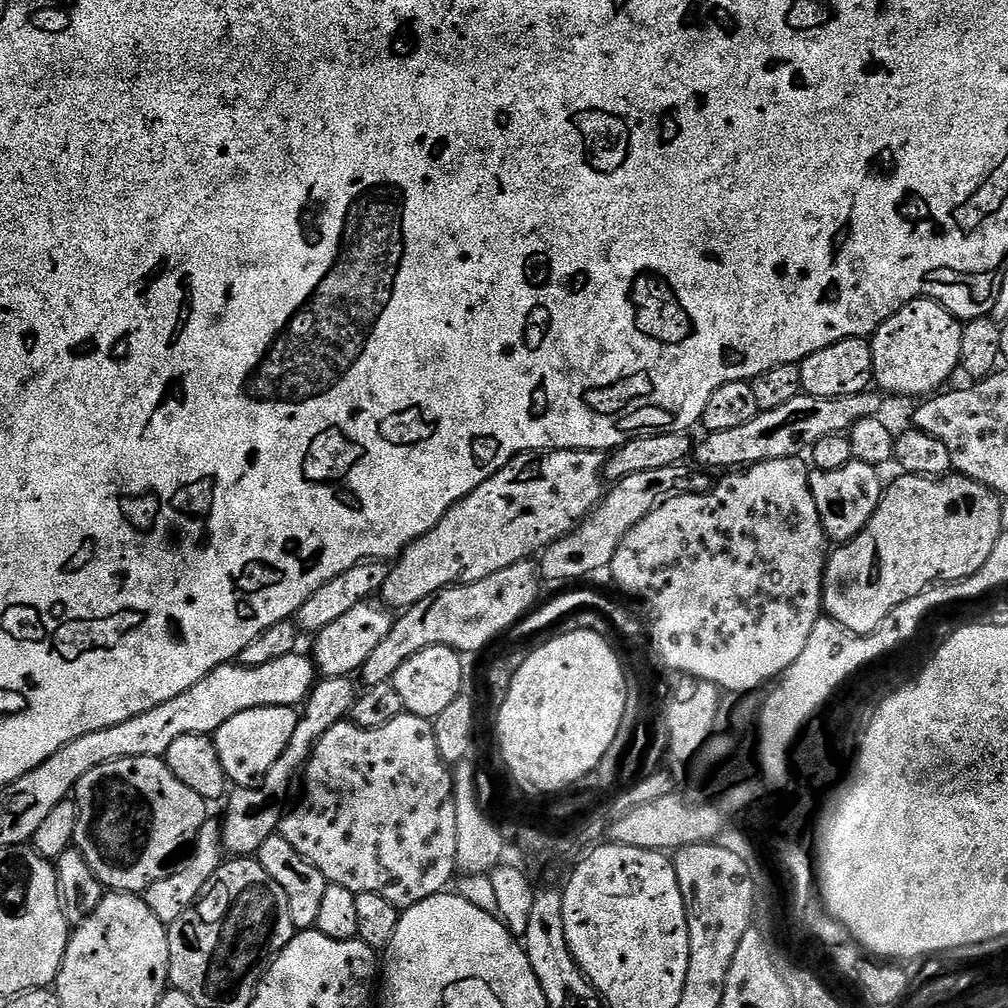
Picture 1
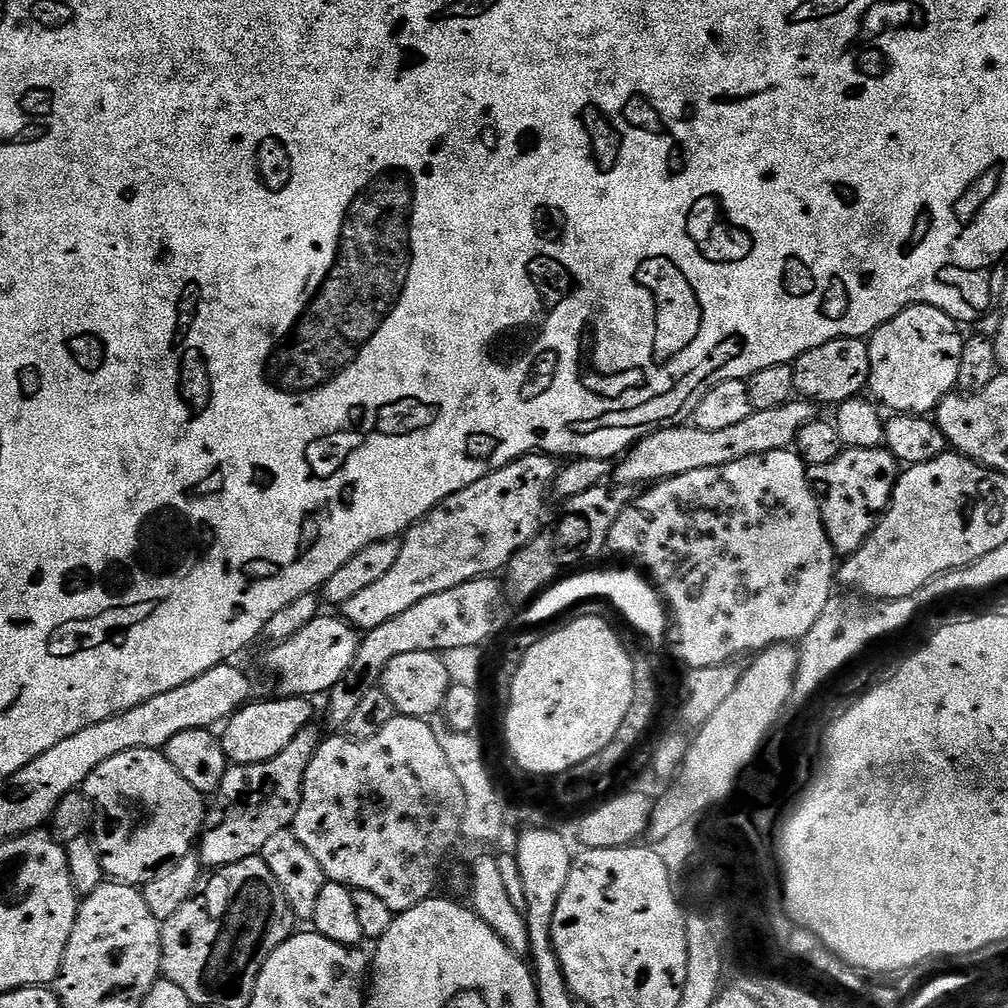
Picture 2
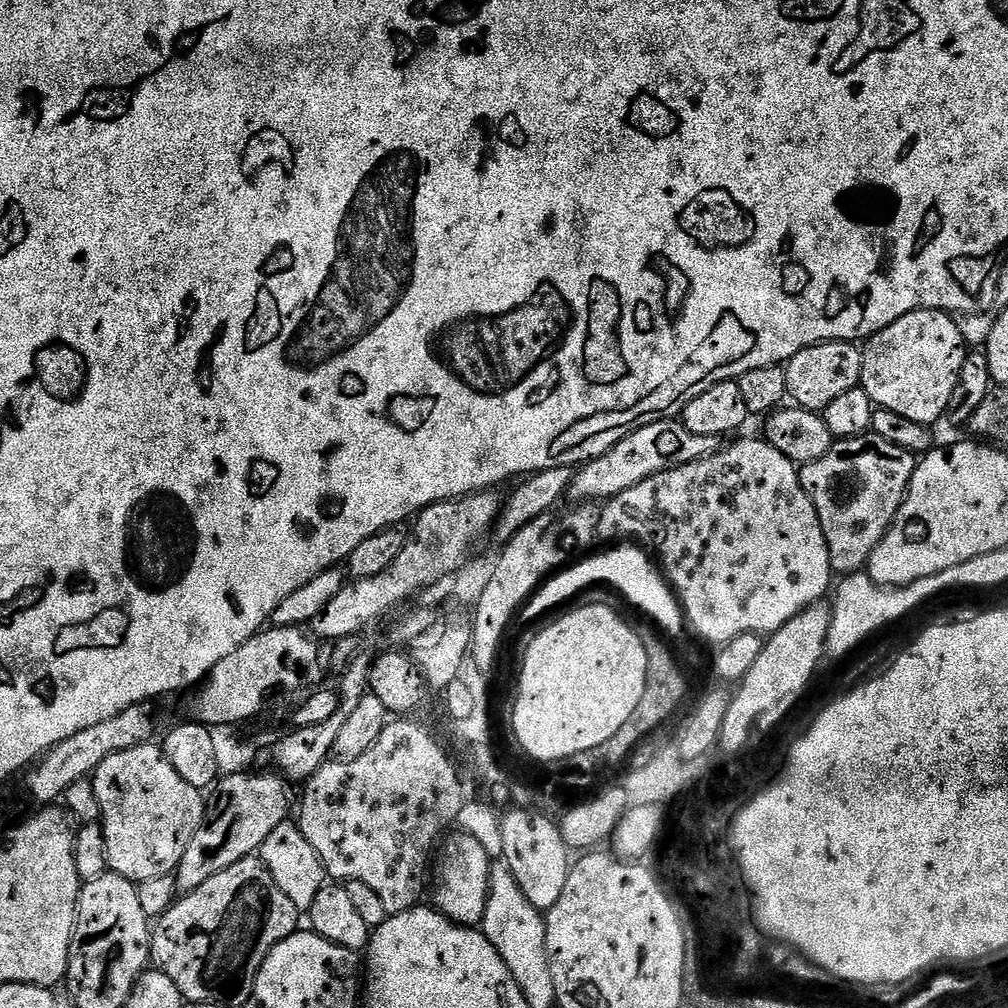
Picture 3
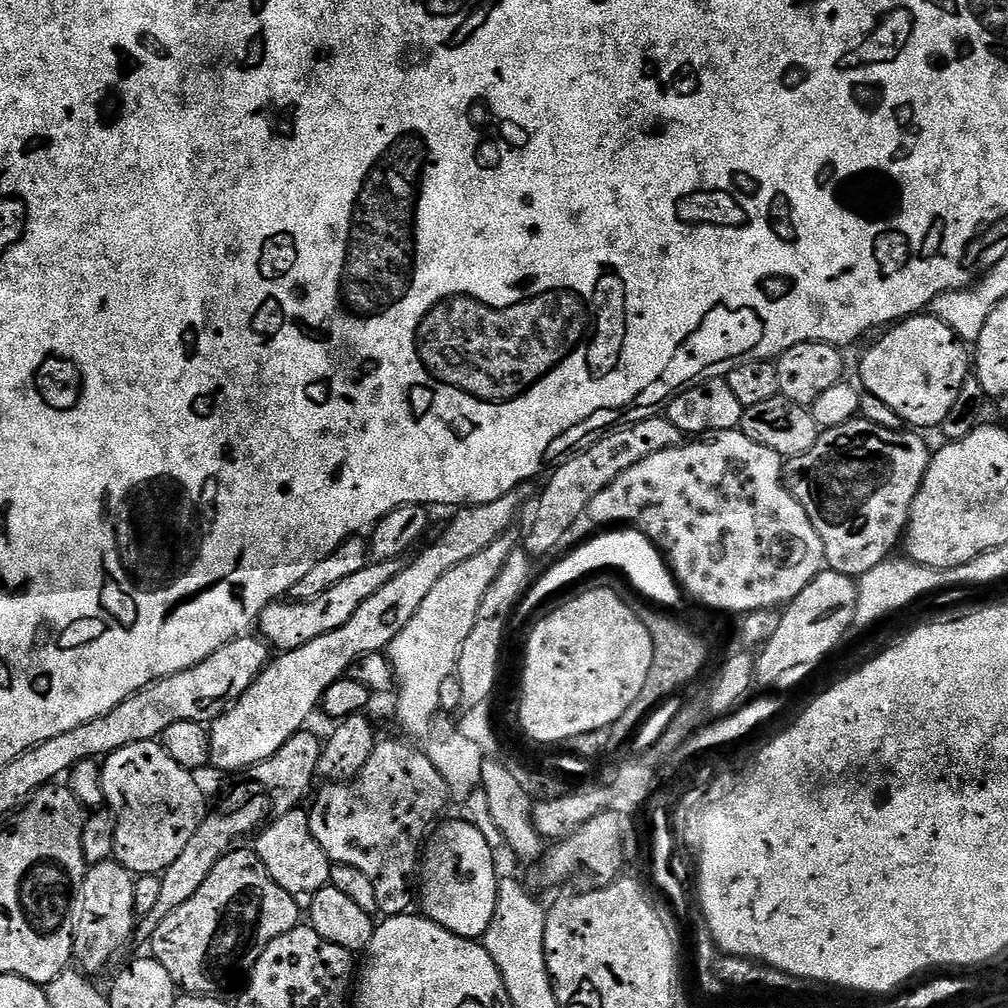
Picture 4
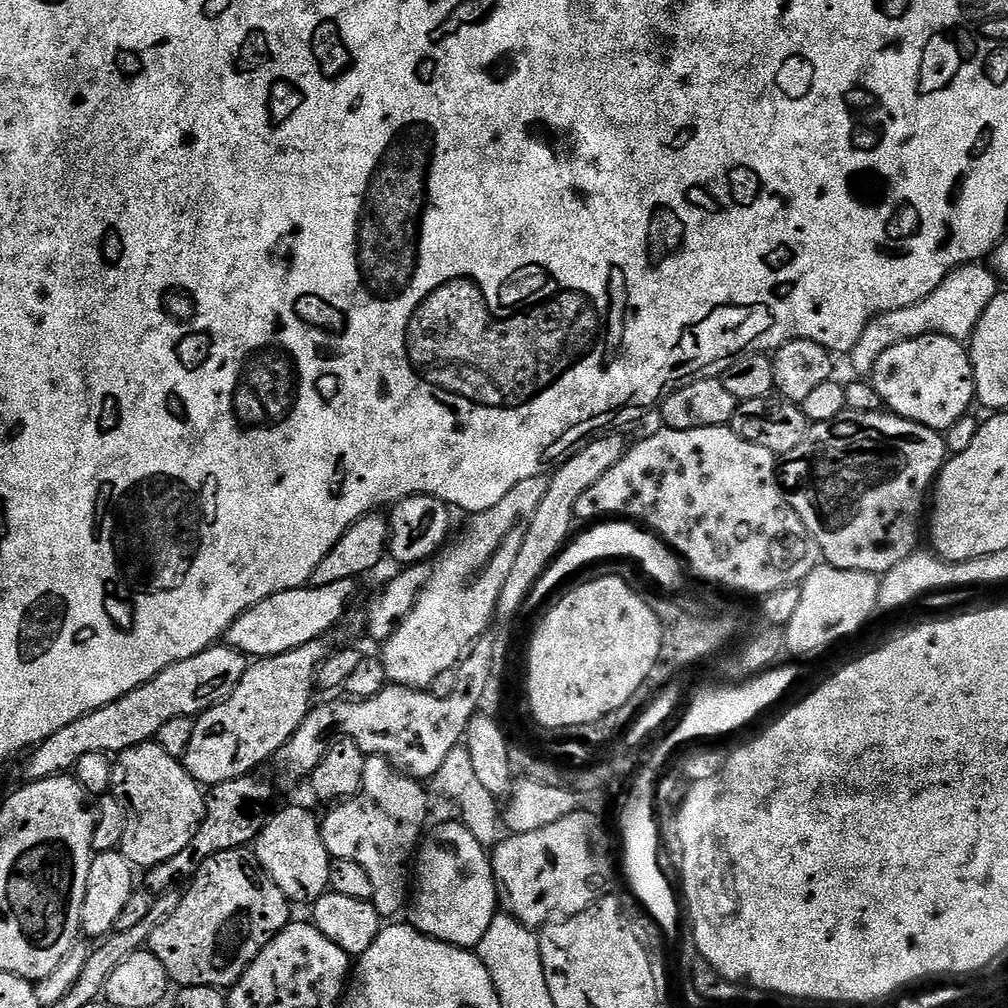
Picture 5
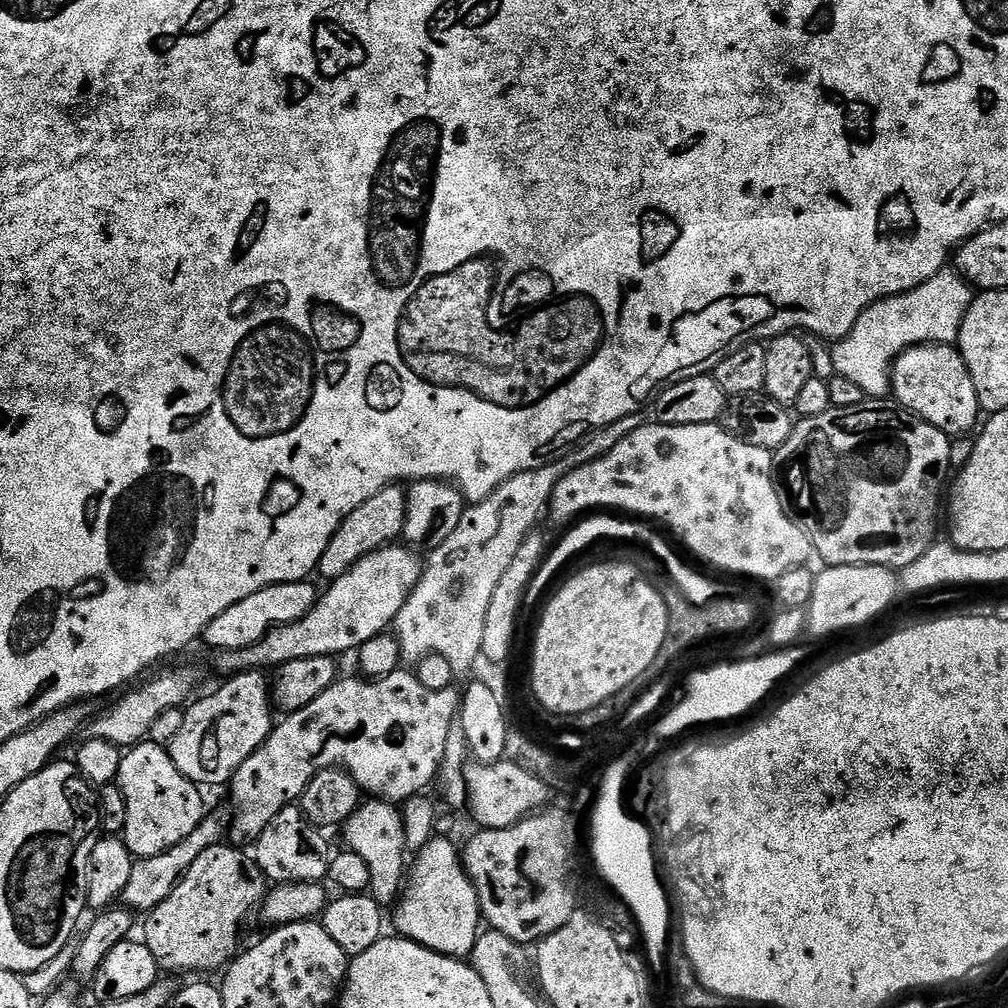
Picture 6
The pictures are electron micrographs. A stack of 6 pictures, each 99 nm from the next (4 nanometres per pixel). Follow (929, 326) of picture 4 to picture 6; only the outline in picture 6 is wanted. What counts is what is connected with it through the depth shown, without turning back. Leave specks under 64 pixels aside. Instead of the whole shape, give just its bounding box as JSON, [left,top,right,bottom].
[890,344,982,438]

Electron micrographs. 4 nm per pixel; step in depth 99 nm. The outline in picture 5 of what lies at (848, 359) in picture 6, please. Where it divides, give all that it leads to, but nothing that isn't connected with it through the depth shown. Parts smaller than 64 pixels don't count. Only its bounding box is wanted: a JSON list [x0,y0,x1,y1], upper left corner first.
[850,263,998,373]

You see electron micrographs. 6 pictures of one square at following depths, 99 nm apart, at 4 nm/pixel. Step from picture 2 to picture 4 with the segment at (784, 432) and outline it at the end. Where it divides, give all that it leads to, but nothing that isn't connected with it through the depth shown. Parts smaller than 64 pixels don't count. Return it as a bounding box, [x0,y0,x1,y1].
[523,414,682,558]

